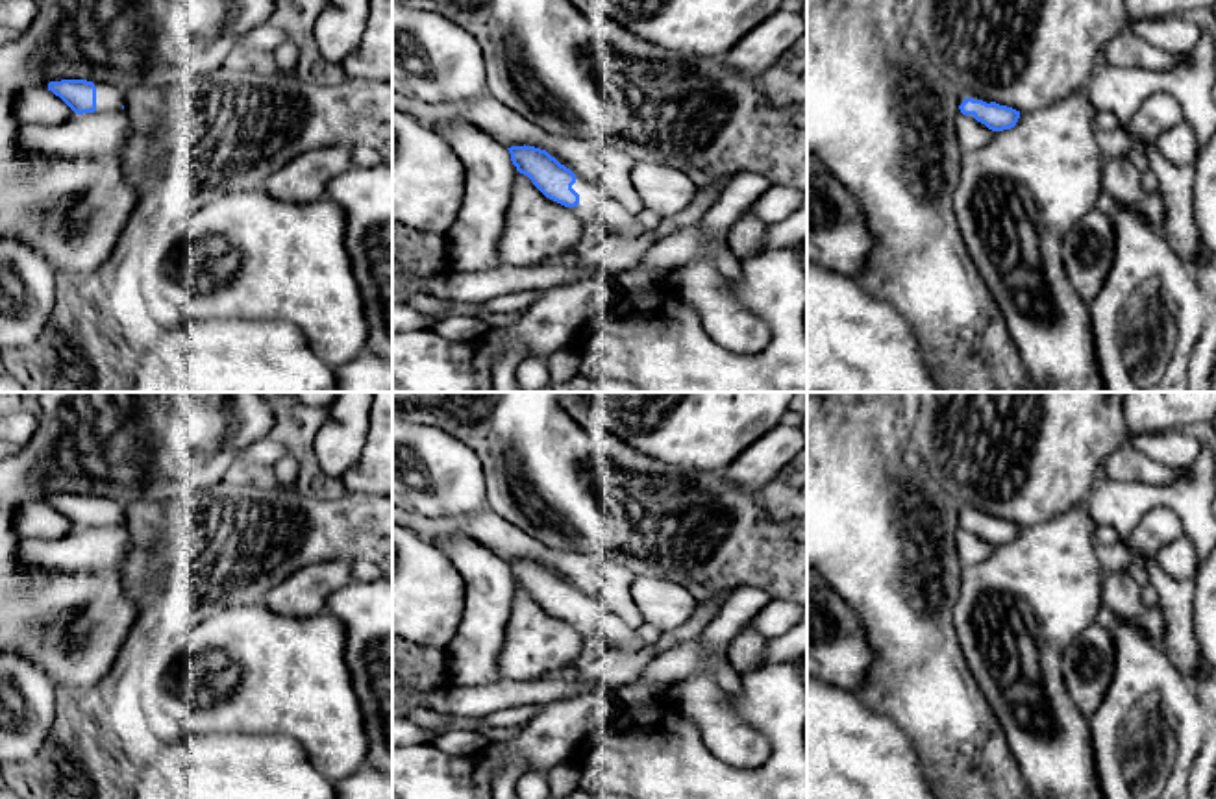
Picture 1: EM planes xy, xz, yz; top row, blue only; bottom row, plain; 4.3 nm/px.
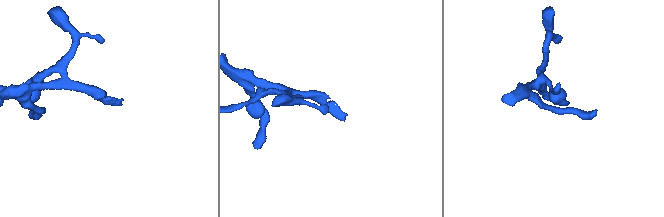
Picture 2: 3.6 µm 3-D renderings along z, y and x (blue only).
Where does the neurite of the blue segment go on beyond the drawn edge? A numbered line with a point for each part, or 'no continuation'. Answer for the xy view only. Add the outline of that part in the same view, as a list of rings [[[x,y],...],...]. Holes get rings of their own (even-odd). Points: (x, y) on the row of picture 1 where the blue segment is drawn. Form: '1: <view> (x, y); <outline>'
1: xy (108, 97); [[[94,81],[96,87],[96,111],[120,111],[124,113],[122,105],[126,102],[124,91],[117,89],[111,83]]]

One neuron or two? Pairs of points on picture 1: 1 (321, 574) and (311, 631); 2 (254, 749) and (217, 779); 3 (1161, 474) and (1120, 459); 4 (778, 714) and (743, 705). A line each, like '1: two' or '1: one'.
1: two
2: one
3: one
4: one

